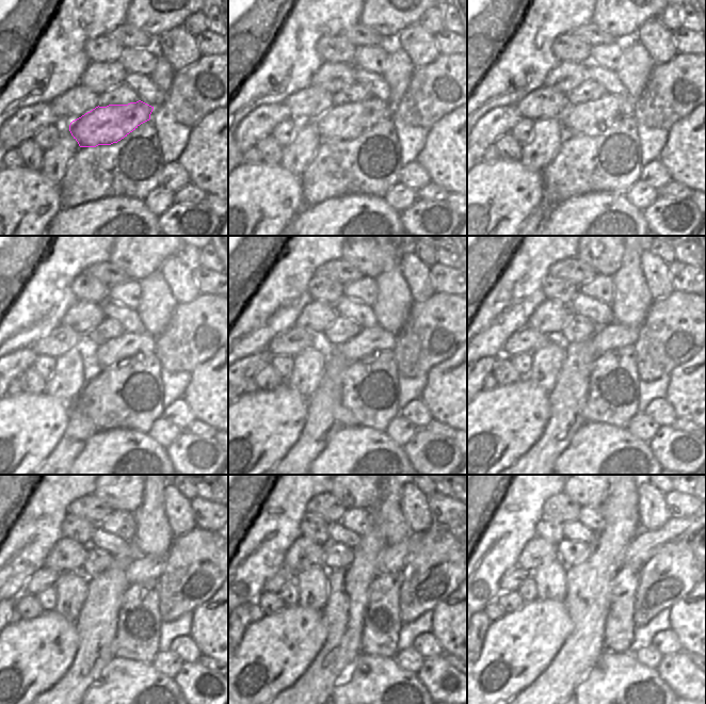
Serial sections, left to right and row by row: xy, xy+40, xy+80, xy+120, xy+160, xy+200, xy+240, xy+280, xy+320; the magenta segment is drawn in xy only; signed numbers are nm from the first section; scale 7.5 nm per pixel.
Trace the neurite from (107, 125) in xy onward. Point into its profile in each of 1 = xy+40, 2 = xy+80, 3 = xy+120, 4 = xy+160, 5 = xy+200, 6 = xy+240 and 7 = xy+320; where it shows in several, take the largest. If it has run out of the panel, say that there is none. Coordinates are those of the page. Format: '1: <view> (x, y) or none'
1: xy+40 (342, 122)
2: xy+80 (591, 118)
3: xy+120 (129, 345)
4: xy+160 (368, 341)
5: xy+200 (614, 335)
6: xy+240 (144, 568)
7: xy+320 (644, 545)

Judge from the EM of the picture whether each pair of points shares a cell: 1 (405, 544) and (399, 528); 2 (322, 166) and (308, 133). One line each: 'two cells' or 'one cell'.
1: two cells
2: two cells

